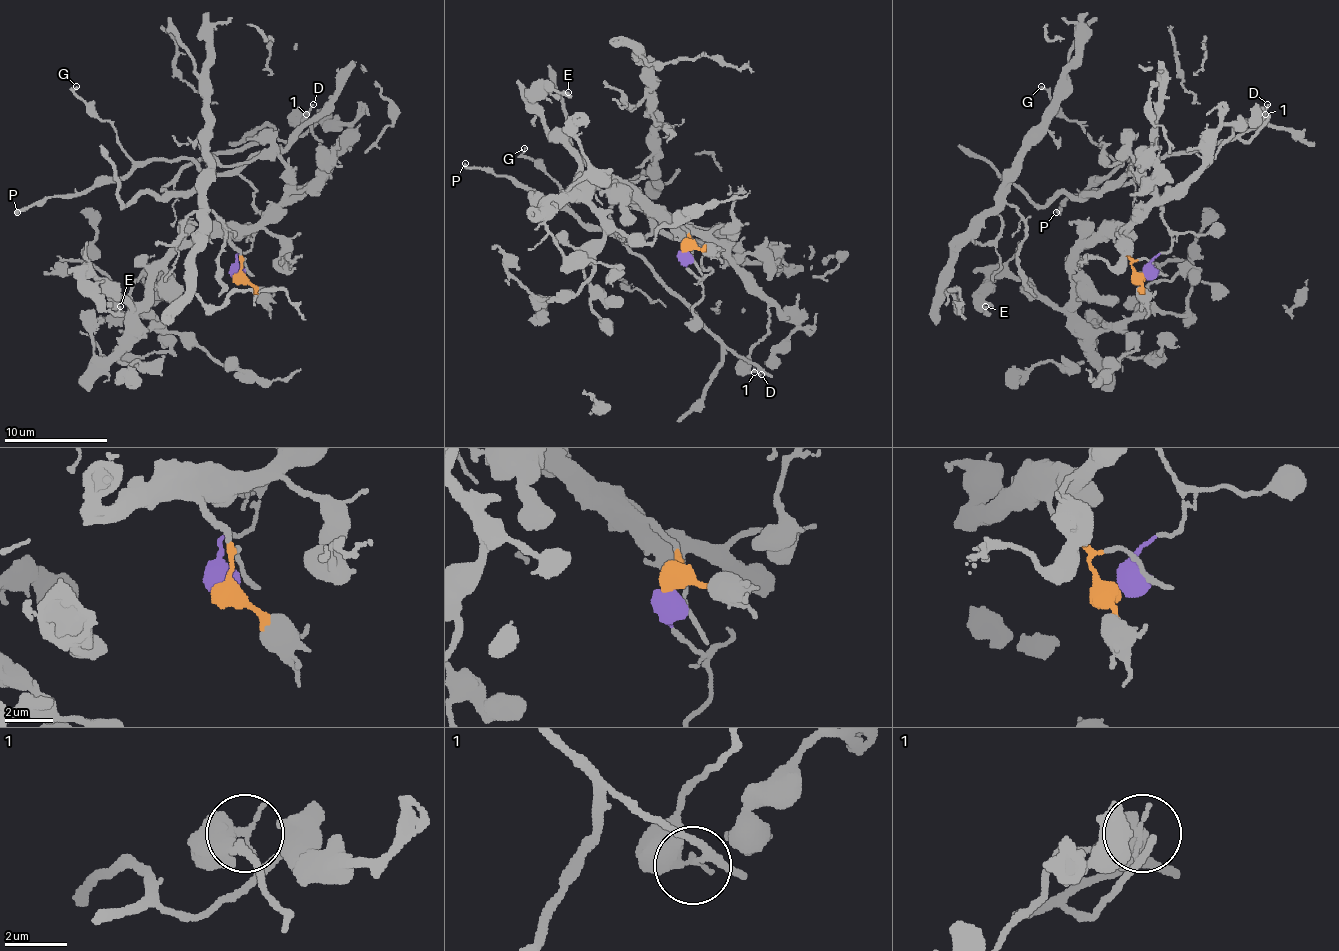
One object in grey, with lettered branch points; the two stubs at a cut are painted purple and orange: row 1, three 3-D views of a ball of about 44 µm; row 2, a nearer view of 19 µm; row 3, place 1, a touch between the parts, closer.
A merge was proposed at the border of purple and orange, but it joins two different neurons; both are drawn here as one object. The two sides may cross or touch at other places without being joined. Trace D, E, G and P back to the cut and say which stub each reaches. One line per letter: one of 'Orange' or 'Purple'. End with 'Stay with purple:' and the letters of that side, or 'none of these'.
D: Purple
E: Orange
G: Purple
P: Purple
Stay with purple: D, G, P

